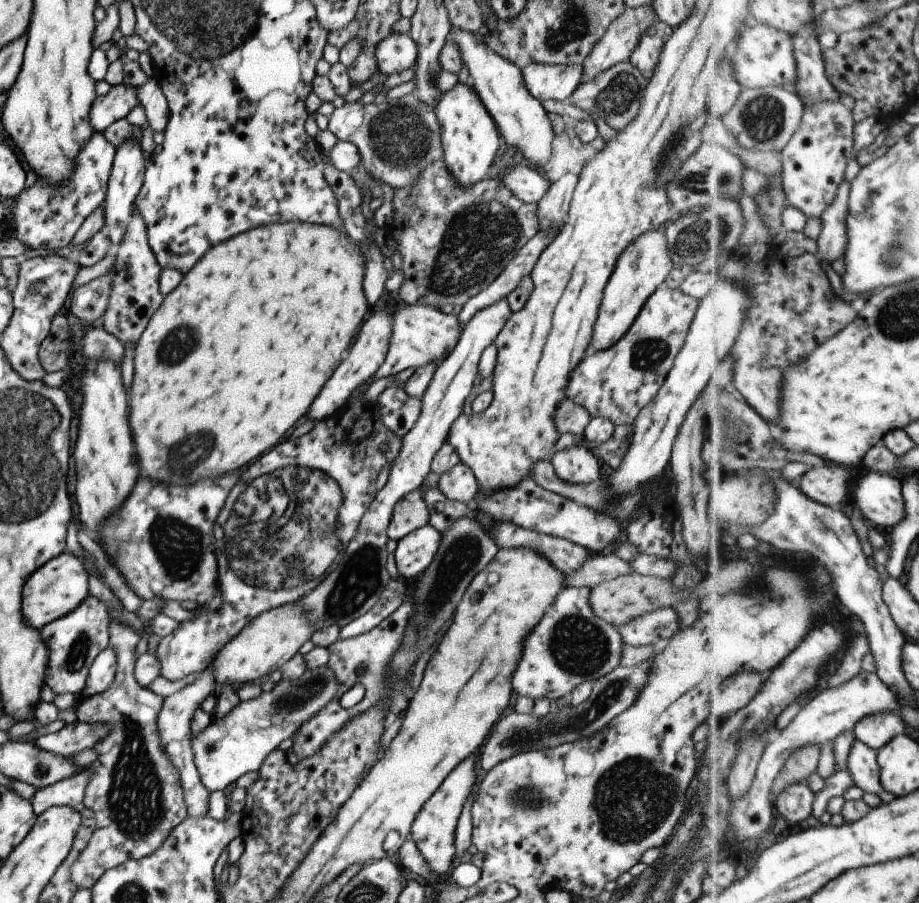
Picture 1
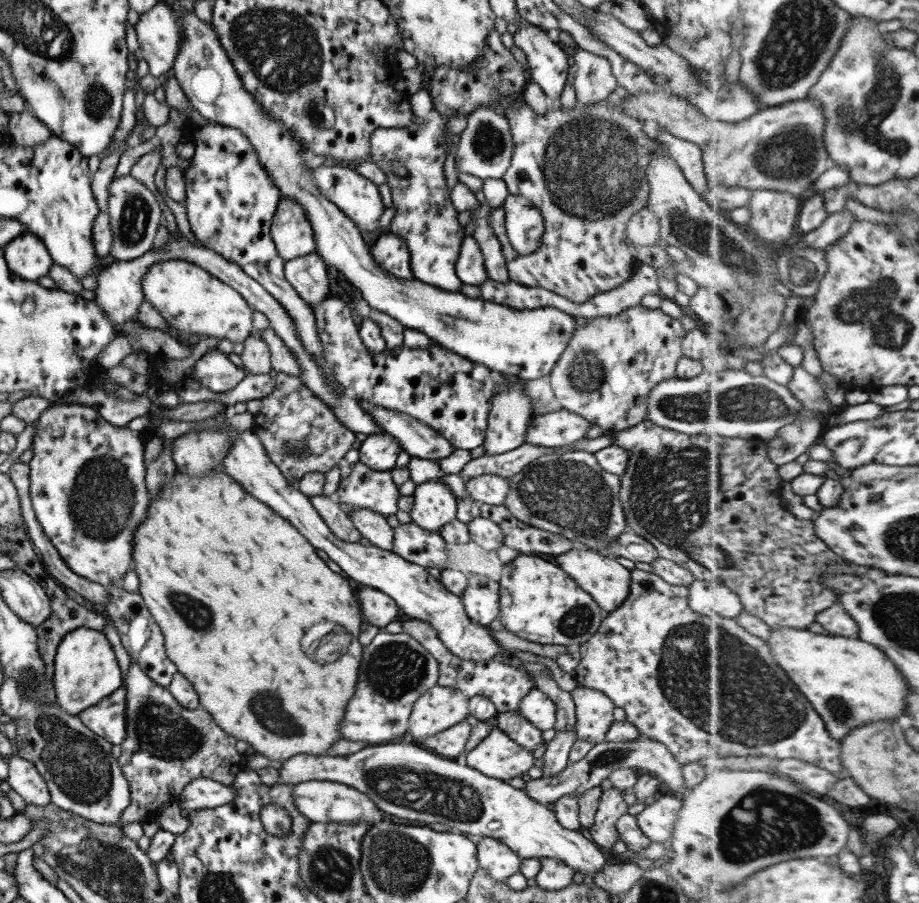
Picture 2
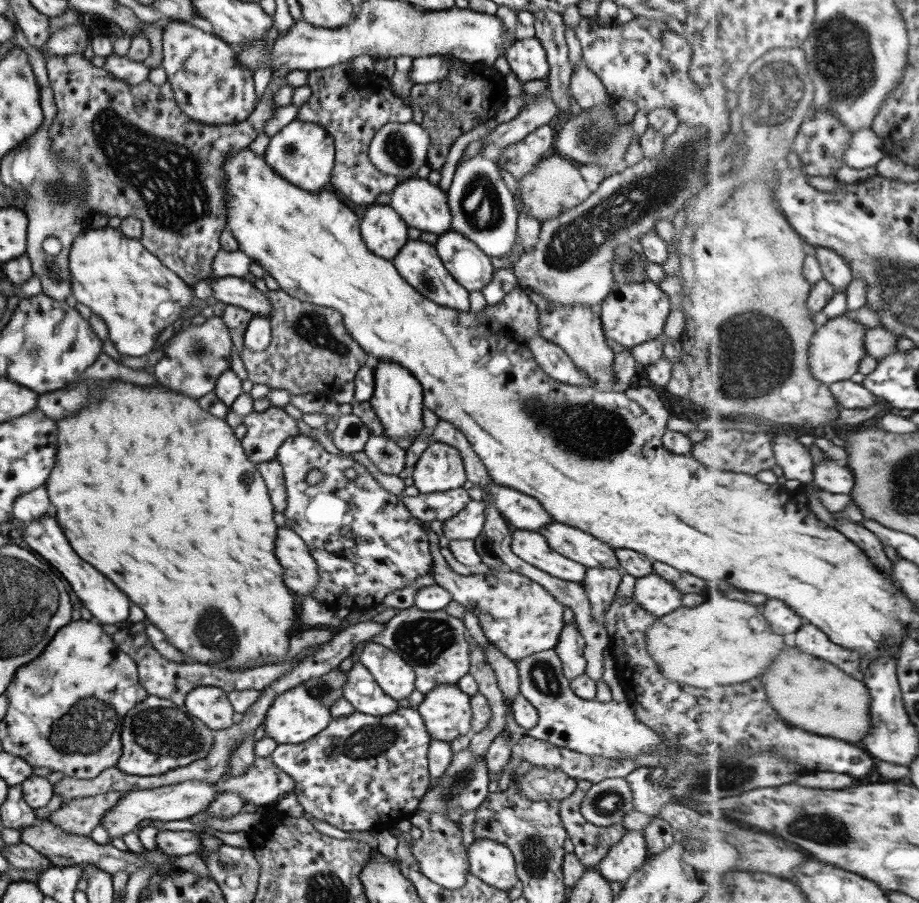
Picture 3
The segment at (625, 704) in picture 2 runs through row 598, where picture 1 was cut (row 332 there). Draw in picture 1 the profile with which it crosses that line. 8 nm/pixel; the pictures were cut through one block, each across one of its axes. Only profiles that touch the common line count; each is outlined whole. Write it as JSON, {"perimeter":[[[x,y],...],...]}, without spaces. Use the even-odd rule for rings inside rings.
{"perimeter":[[[657,286],[615,346],[601,352],[588,352],[573,368],[569,374],[569,386],[565,386],[565,398],[585,408],[590,418],[607,418],[614,426],[632,426],[637,412],[655,396],[673,366],[697,303],[697,300],[681,294],[677,289]]]}

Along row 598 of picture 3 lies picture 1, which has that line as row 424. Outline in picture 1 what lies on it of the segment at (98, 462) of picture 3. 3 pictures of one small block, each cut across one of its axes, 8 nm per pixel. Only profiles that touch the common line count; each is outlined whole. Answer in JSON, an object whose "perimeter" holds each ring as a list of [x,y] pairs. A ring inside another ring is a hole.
{"perimeter":[[[281,222],[269,226],[257,226],[209,247],[209,251],[189,272],[170,294],[162,299],[157,311],[149,318],[145,330],[134,344],[132,351],[133,386],[129,392],[129,428],[135,442],[135,452],[141,468],[141,476],[157,478],[169,485],[189,486],[207,478],[217,478],[235,470],[241,470],[263,455],[267,448],[275,446],[277,440],[291,428],[299,418],[305,416],[309,404],[331,376],[343,354],[357,335],[362,321],[372,310],[364,298],[362,281],[364,266],[359,256],[359,246],[343,230],[331,226],[315,226],[303,222]]]}

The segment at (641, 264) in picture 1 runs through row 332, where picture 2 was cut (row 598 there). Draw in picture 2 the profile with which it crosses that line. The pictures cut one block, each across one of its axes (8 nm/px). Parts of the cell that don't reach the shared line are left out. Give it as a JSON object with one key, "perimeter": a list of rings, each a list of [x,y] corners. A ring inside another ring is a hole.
{"perimeter":[[[577,547],[549,559],[563,572],[567,572],[577,582],[577,586],[599,605],[605,613],[619,607],[629,596],[630,572],[617,564],[614,558],[602,556],[586,548]]]}

